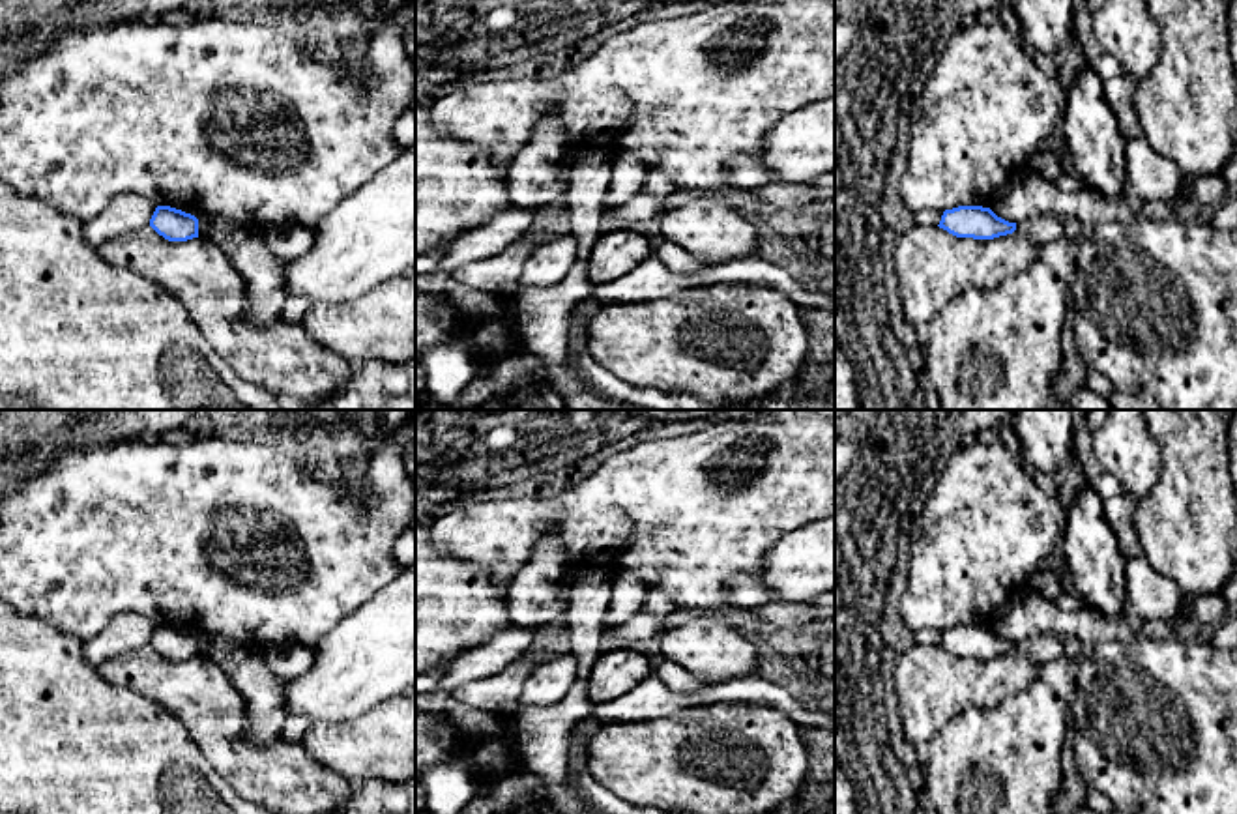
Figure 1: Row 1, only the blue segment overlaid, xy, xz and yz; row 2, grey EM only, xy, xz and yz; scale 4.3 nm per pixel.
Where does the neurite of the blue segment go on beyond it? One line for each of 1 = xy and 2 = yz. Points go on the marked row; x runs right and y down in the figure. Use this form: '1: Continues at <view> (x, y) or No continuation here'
1: No continuation here
2: No continuation here

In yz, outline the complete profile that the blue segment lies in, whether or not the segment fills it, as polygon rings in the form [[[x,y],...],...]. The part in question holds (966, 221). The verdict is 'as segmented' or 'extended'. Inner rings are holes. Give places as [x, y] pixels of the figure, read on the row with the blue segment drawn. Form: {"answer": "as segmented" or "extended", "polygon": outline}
{"answer": "as segmented", "polygon": [[[958,206],[945,210],[938,226],[956,238],[973,240],[994,240],[1016,230],[1016,223],[1009,223],[997,217],[990,208],[982,206]]]}

